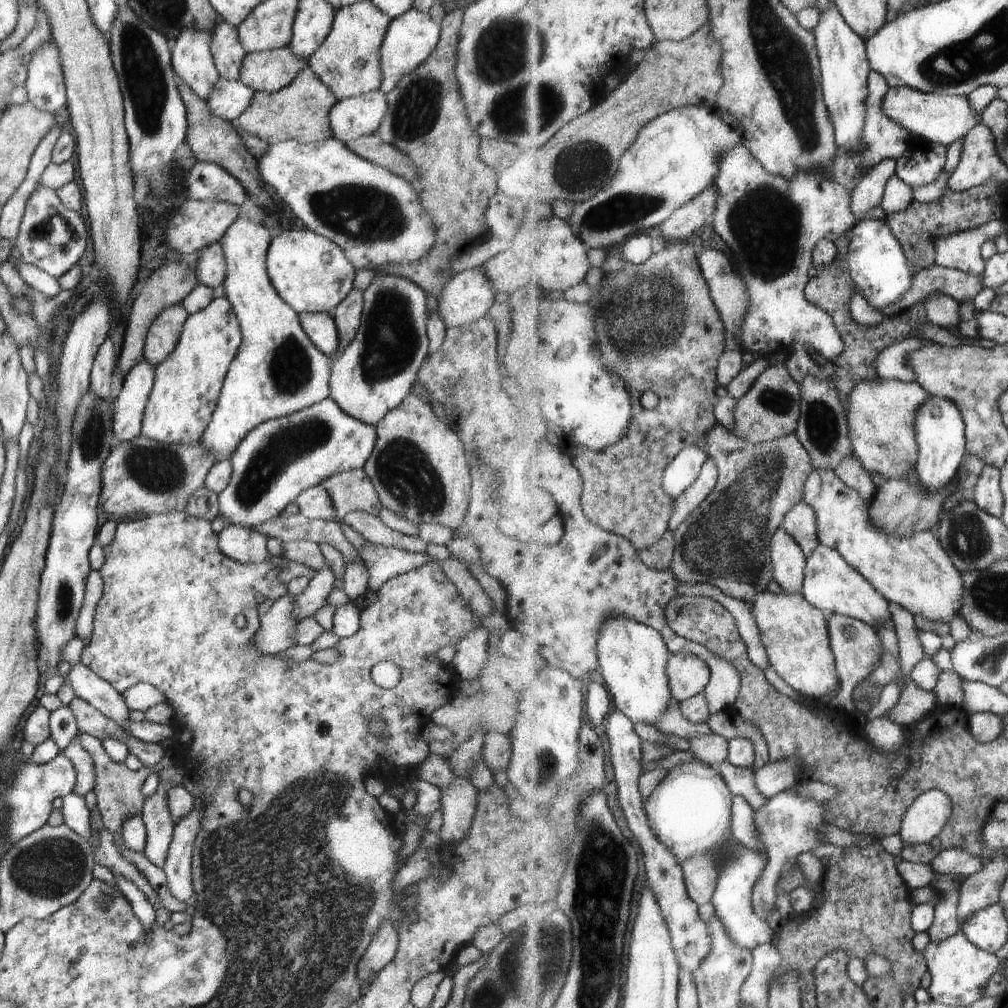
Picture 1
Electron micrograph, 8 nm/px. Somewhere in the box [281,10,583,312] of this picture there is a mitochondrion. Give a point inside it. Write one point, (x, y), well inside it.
(500, 52)

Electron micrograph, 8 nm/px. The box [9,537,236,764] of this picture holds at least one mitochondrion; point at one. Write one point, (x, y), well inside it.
(65, 591)

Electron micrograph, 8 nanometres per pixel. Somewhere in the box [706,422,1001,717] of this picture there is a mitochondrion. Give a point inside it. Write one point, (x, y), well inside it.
(971, 540)

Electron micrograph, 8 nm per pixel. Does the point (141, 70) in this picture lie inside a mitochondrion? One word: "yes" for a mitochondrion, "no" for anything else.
yes

